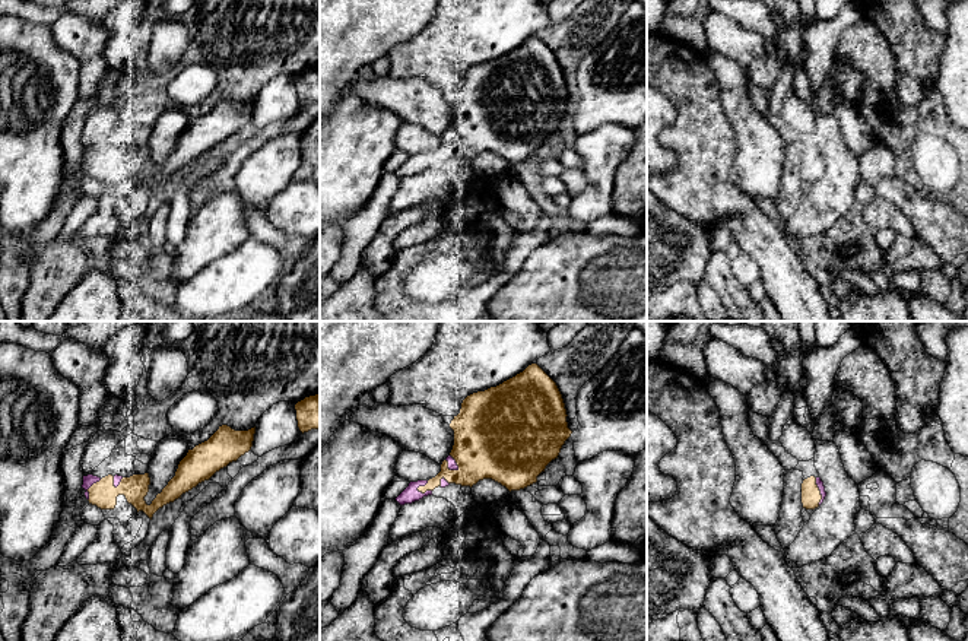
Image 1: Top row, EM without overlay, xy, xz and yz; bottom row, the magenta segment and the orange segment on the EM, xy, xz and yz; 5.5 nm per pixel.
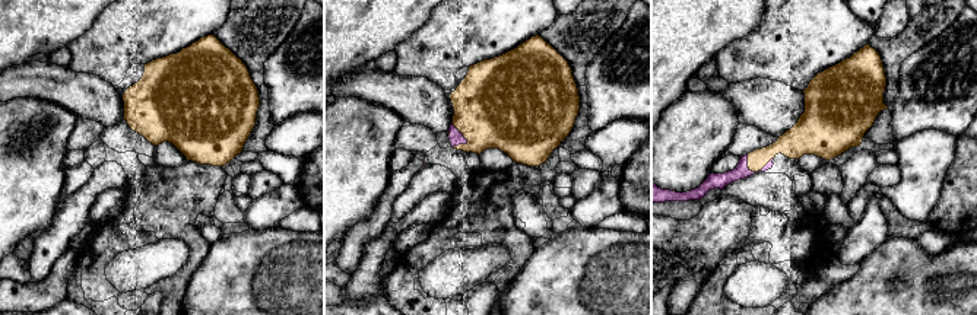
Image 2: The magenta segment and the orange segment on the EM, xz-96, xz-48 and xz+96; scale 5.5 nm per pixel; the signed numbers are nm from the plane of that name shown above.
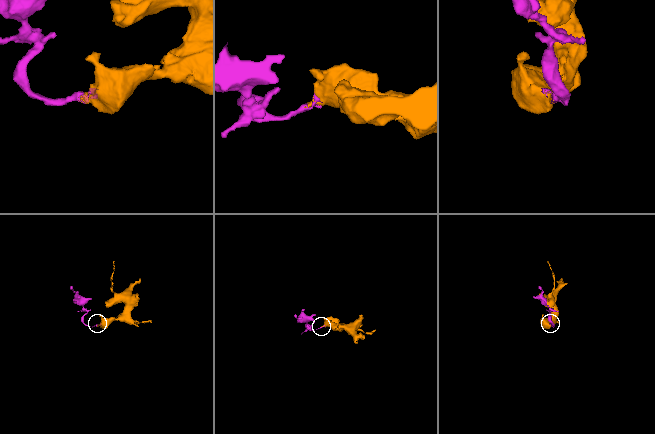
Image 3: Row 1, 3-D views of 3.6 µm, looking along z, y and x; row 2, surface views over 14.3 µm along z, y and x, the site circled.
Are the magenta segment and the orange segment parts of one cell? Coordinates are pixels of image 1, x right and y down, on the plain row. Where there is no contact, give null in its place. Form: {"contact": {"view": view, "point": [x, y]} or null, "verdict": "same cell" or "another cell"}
{"contact": {"view": "xz", "point": [422, 158]}, "verdict": "same cell"}

